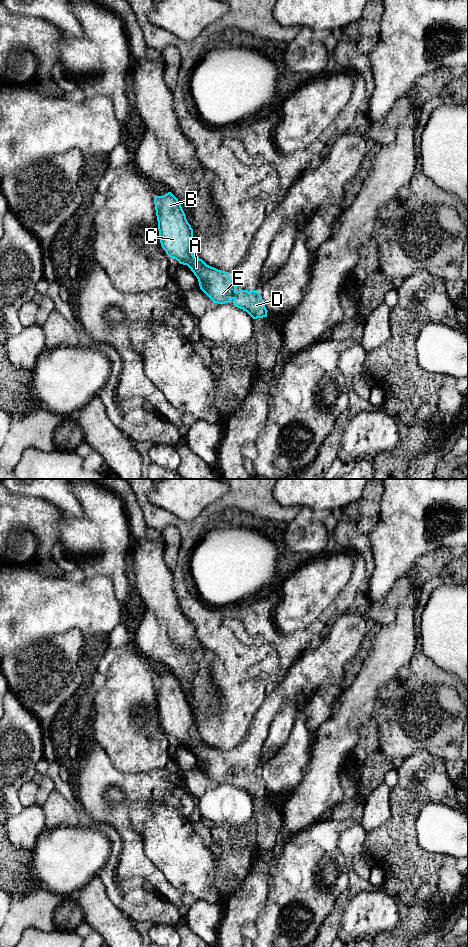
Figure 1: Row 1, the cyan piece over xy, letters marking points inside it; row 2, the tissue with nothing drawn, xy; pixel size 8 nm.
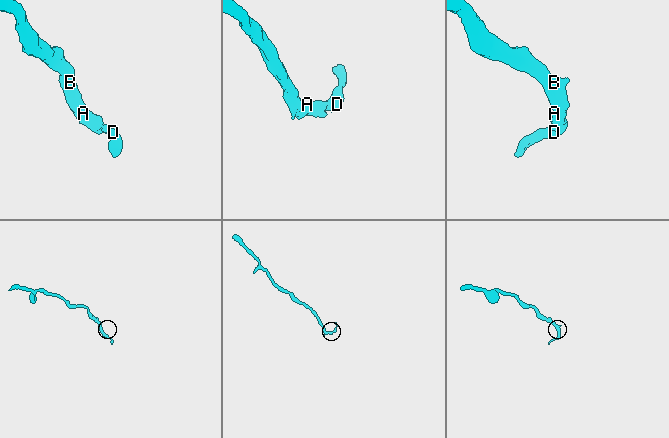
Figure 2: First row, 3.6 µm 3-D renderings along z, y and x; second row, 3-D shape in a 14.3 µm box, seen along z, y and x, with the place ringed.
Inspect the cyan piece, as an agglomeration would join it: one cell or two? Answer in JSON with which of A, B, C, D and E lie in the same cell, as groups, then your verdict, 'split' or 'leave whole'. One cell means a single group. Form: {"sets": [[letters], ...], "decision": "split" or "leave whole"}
{"sets": [["A", "B", "C", "D", "E"]], "decision": "leave whole"}

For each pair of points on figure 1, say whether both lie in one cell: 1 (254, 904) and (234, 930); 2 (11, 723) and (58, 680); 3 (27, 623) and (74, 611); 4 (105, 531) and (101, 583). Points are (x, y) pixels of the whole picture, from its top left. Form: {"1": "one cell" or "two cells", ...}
{"1": "one cell", "2": "two cells", "3": "one cell", "4": "two cells"}

